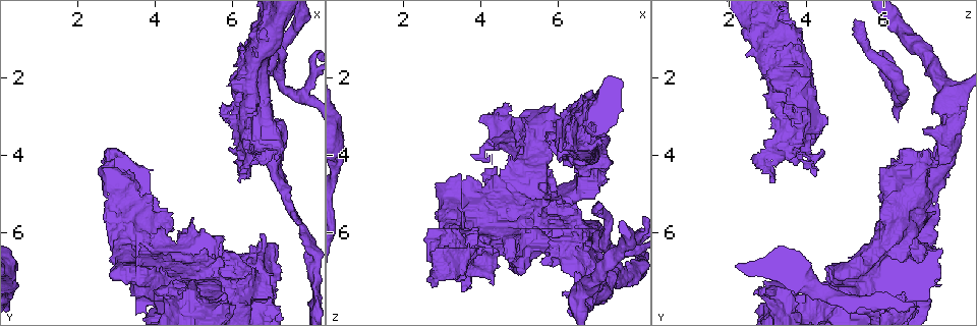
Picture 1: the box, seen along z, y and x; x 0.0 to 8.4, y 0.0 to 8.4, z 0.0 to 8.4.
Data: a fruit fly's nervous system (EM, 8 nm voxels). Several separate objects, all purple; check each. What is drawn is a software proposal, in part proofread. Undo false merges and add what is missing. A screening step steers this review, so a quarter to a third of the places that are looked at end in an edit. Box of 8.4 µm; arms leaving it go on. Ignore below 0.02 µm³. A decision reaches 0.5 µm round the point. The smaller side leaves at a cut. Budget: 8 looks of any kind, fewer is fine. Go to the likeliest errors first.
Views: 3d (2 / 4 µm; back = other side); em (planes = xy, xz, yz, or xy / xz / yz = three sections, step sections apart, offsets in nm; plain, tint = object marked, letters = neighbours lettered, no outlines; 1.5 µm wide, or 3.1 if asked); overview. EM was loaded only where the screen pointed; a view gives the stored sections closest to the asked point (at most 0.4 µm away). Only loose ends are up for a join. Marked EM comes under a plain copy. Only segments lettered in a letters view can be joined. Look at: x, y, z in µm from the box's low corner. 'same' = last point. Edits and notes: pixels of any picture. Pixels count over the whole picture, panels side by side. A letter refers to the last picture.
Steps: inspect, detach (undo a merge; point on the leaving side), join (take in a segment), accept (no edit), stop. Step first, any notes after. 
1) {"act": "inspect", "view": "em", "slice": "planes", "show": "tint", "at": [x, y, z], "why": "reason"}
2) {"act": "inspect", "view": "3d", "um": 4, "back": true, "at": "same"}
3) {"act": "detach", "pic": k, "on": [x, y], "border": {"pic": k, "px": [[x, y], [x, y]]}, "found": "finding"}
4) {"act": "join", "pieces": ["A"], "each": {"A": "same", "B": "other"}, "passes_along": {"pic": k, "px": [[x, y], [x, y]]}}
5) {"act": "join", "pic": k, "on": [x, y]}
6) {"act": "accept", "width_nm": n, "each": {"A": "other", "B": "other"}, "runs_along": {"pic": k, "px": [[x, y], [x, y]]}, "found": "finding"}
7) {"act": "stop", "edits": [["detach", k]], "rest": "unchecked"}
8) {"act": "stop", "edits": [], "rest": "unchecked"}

{"act": "inspect", "view": "em", "slice": "xz", "step": 8, "show": "letters", "at": [5.40, 6.95, 5.35], "why": "touches itself"}

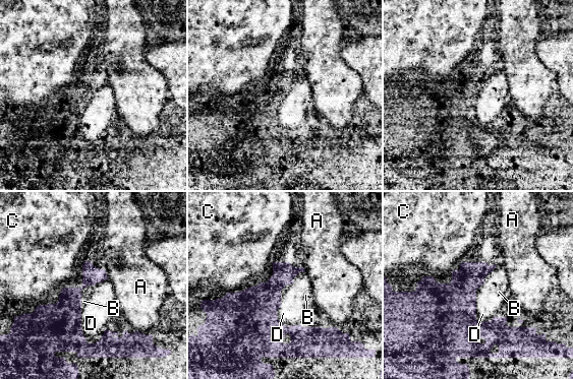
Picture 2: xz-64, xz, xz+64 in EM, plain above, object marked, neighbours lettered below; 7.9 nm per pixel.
{"act": "accept", "longest_contact_nm": ["C", 650], "each": {"A": "other", "B": "other", "C": "other", "D": "other"}, "border": {"pic": 2, "px": [[86, 261], [80, 287], [20, 315]]}, "found": "one cell here"}

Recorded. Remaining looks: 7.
{"act": "inspect", "view": "3d", "um": 2, "at": [6.40, 3.40, 7.05], "why": "an open end"}

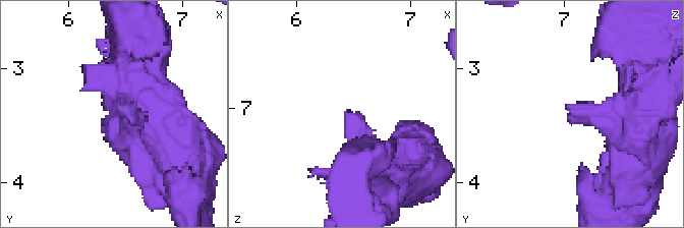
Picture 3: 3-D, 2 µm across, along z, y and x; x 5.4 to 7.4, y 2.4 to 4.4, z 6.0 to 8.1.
{"act": "inspect", "view": "em", "slice": "xz", "step": 8, "show": "tint", "at": [6.40, 3.32, 7.02]}

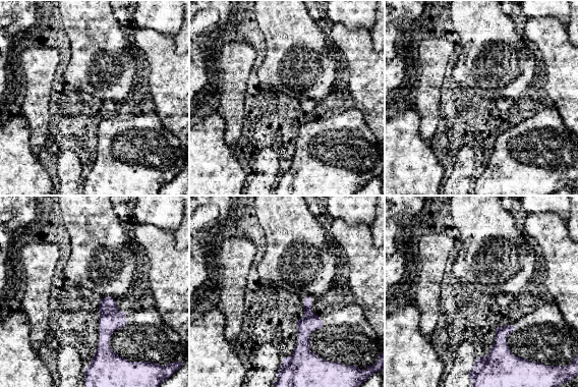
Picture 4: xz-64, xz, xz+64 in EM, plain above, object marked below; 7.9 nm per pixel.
{"act": "inspect", "view": "em", "slice": "planes", "show": "letters", "at": "same"}

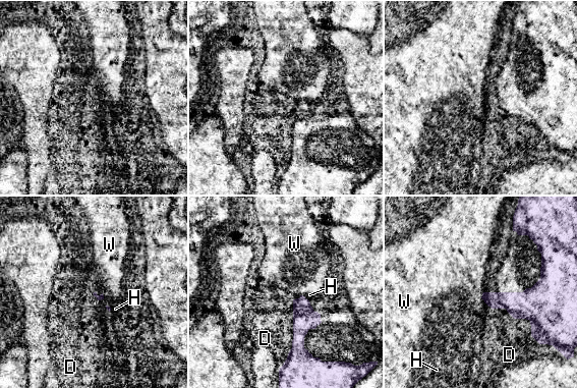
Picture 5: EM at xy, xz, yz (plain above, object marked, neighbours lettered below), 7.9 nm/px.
{"act": "accept", "each": {"D": "other", "H": "other", "W": "other"}, "found": "no lettered segment goes on from it"}

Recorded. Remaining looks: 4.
{"act": "inspect", "view": "3d", "um": 4, "at": [6.75, 6.00, 6.25], "why": "stops while still wide"}

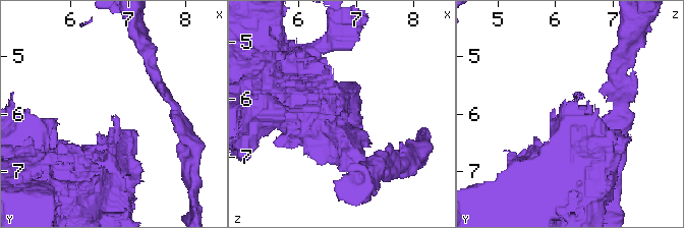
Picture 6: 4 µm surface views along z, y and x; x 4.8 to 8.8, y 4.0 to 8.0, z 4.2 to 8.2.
{"act": "inspect", "view": "em", "slice": "planes", "show": "letters", "at": [6.70, 6.00, 6.35], "why": "need the tissue"}

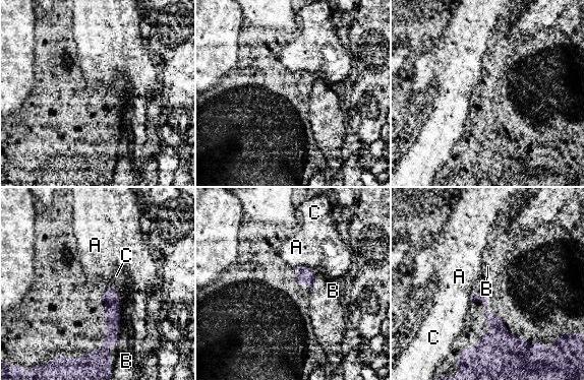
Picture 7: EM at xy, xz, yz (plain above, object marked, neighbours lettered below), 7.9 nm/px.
{"act": "accept", "each": {"A": "other", "B": "other", "C": "other"}, "border": {"pic": 7, "px": [[107, 283], [120, 316], [110, 354]]}, "found": "none of them fits"}

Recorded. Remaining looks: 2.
{"act": "stop", "edits": [], "rest": "unchecked"}

